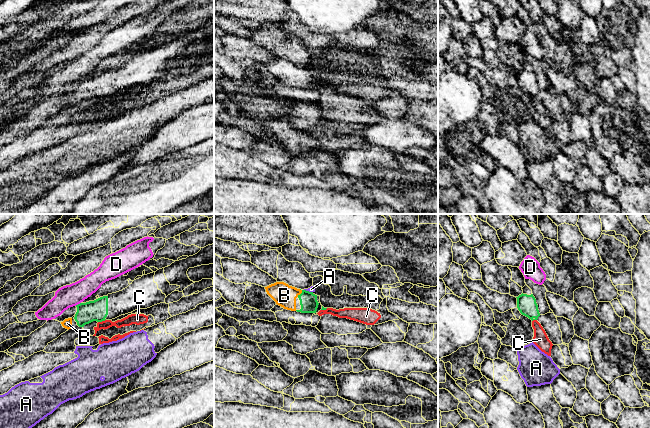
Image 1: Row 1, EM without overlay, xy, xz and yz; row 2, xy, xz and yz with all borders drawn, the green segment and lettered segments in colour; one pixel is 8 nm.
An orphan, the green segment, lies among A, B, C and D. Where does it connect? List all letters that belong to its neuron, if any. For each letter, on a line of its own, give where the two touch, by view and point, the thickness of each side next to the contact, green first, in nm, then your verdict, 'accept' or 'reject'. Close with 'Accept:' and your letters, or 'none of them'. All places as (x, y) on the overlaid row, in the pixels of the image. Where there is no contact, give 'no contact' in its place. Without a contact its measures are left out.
A: meets green in xz at (308, 291); 140 nm thick on the green side, 50 nm on the other; reject
B: meets green in xz at (301, 293); 140 nm thick on the green side, 180 nm on the other; accept
C: meets green in xy at (101, 321); 170 nm thick on the green side, 80 nm on the other; reject
D: meets green in xy at (78, 304); 170 nm thick on the green side, 180 nm on the other; reject
Accept: B

